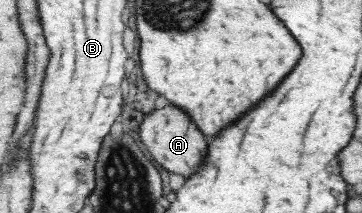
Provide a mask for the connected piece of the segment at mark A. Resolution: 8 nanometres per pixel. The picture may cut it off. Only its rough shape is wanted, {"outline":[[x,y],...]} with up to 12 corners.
{"outline":[[170,104],[137,134],[157,165],[185,179],[201,167],[205,135]]}

